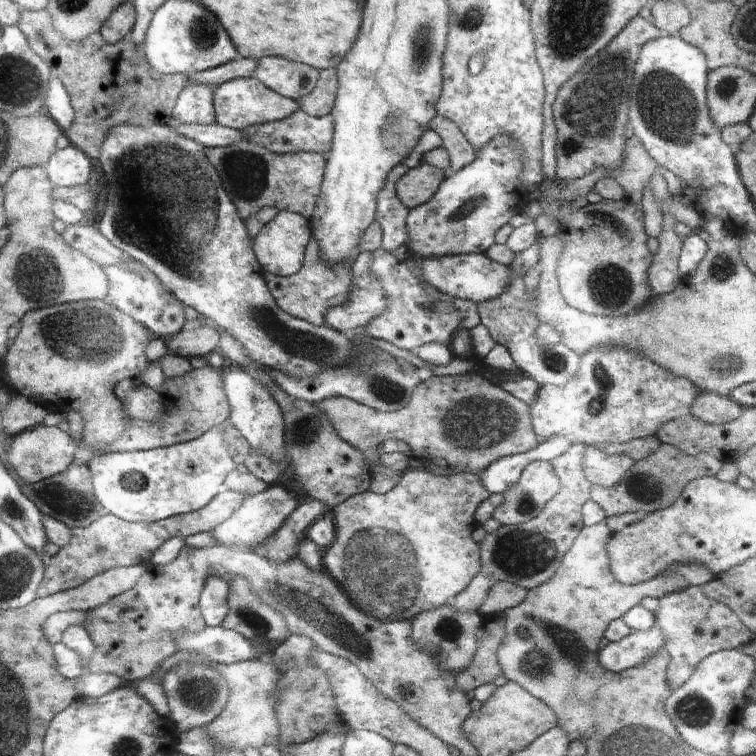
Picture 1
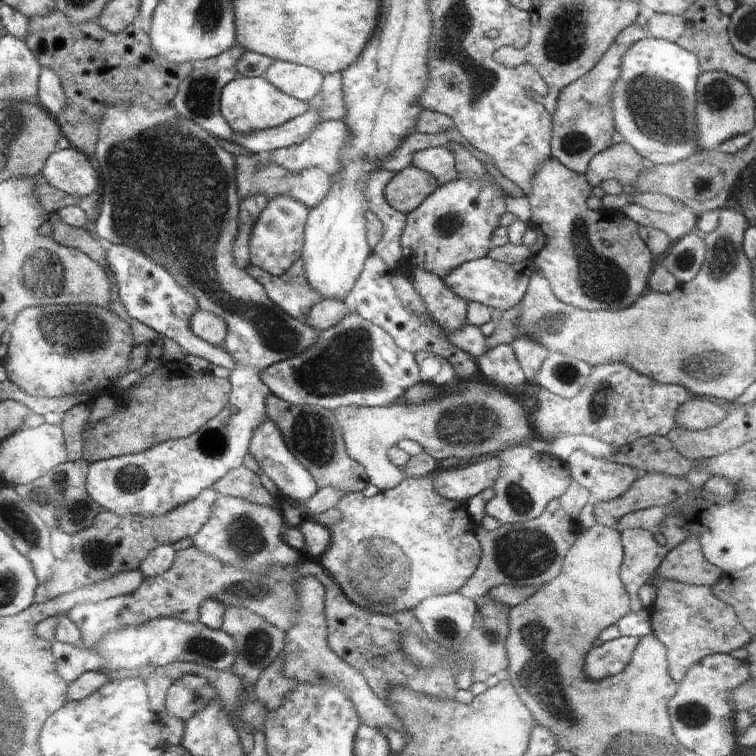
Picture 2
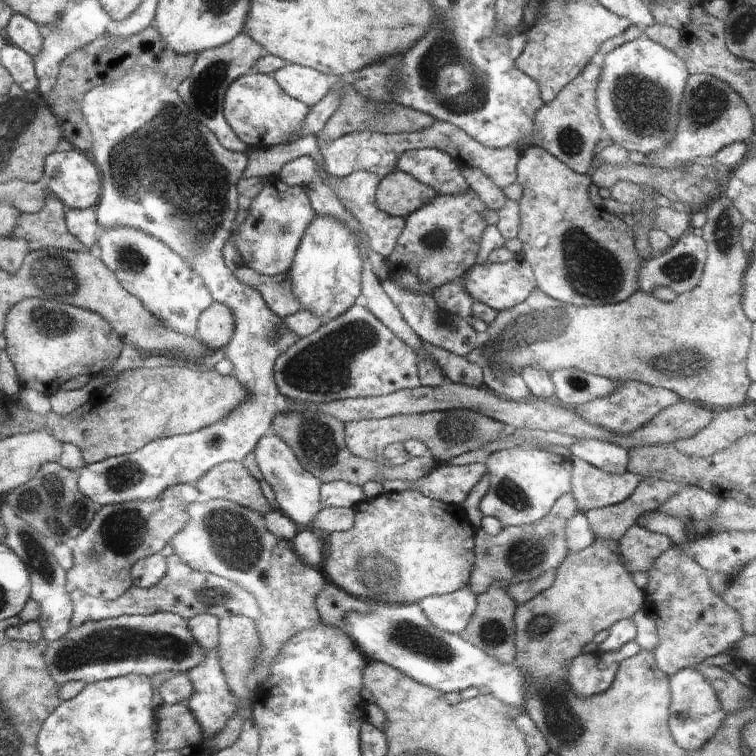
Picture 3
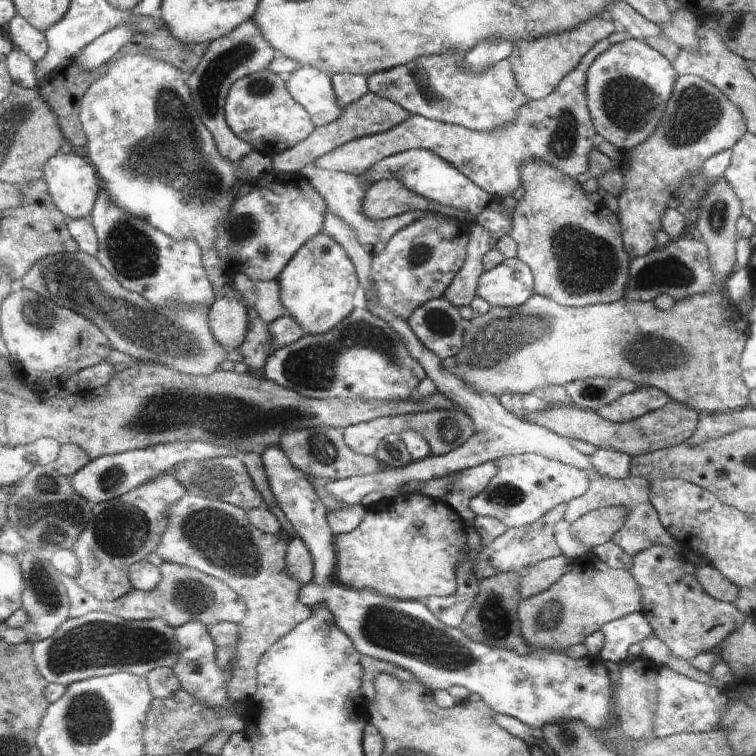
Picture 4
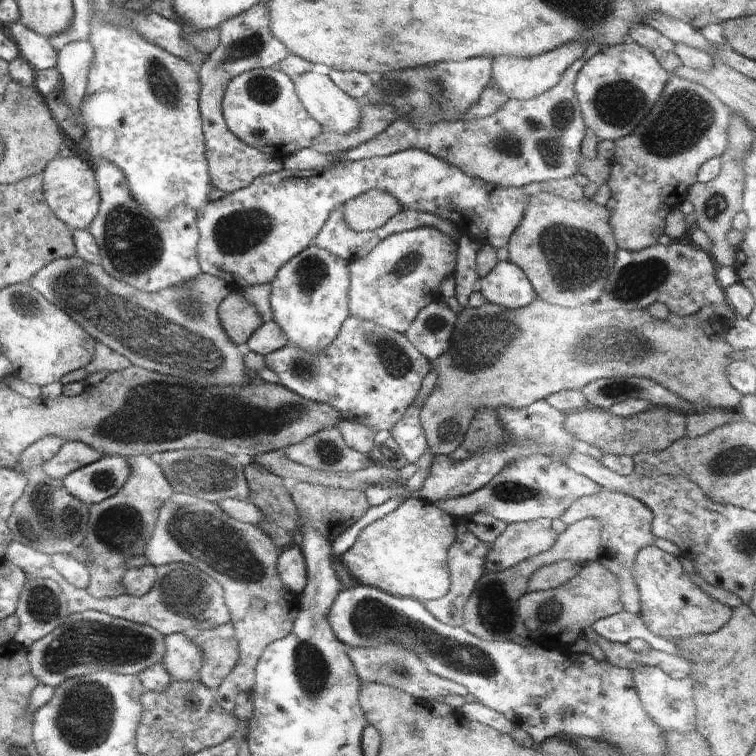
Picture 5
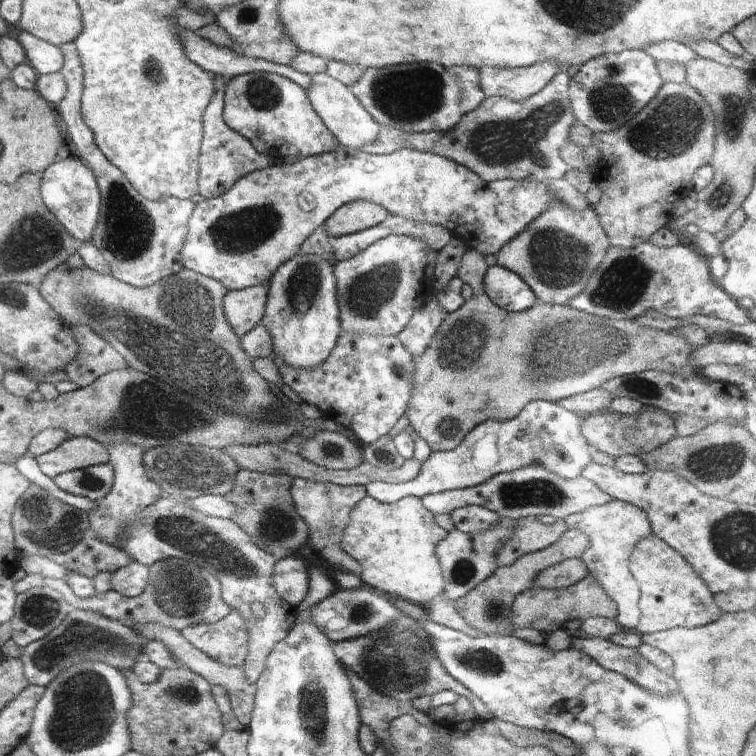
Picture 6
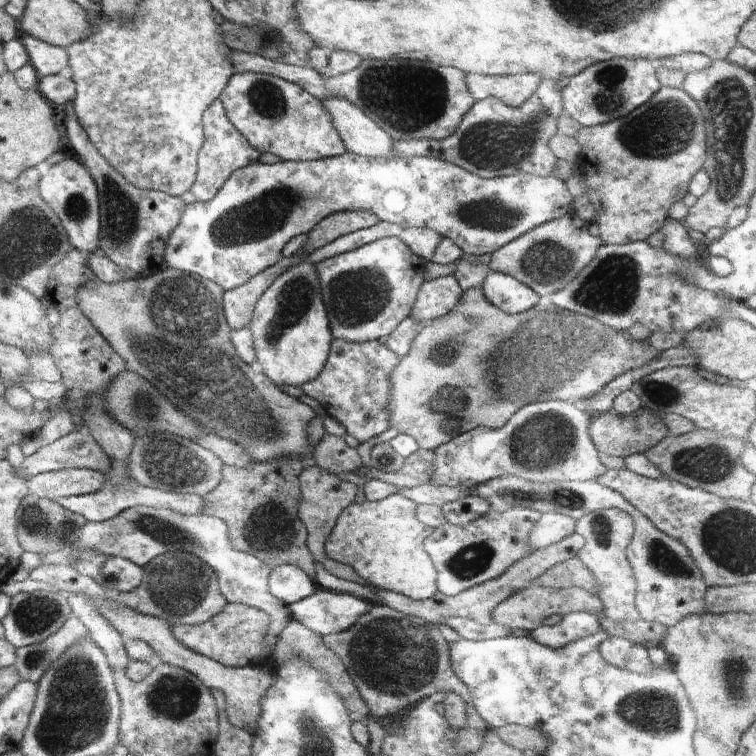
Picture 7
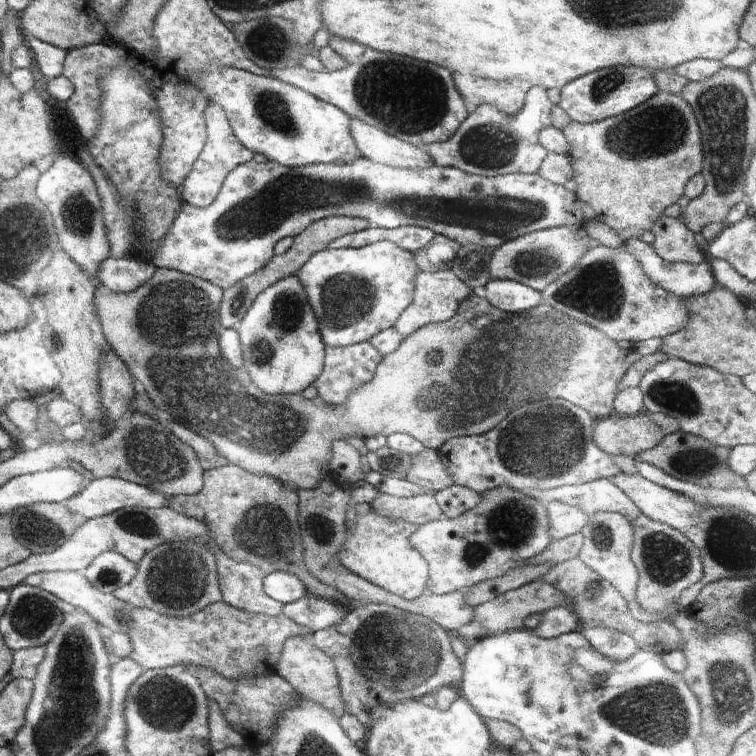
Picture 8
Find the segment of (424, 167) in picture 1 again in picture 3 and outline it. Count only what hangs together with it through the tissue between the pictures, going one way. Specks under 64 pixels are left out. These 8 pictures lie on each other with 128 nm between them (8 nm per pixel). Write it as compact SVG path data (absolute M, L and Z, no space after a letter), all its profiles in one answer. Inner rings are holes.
M398 169L381 177L375 190L380 210L384 210L390 216L404 218L432 202L436 196L436 190Z

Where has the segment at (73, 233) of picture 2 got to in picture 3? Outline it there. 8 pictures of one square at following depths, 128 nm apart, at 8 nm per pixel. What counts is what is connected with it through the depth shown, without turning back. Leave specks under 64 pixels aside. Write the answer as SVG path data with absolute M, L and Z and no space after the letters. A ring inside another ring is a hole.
M52 196L46 198L46 206L40 212L20 214L20 224L11 238L26 238L30 250L52 248L82 252L85 248L64 228L60 202Z

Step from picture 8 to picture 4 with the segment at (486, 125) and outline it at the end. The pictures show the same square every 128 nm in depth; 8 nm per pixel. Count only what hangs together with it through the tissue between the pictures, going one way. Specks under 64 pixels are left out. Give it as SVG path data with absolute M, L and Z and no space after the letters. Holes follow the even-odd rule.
M598 42L592 46L592 50L588 50L578 66L560 80L552 94L538 101L530 99L518 110L516 119L505 126L492 131L474 131L461 125L410 114L401 124L384 133L352 140L332 150L332 153L316 158L313 166L328 171L364 175L374 163L385 157L409 149L423 149L448 162L481 190L503 200L512 197L521 186L520 168L527 159L539 159L576 180L577 176L588 170L588 156L595 148L592 138L597 134L590 124L584 102L584 72L606 48L608 42Z

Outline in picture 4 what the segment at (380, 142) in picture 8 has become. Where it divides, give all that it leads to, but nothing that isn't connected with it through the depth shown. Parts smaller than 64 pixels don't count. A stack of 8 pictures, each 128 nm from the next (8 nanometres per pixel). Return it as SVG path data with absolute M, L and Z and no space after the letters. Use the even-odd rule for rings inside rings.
M298 68L285 82L288 93L294 101L297 101L308 113L312 125L322 127L331 124L340 117L342 108L335 98L335 91L330 82L330 78L316 70L316 68Z

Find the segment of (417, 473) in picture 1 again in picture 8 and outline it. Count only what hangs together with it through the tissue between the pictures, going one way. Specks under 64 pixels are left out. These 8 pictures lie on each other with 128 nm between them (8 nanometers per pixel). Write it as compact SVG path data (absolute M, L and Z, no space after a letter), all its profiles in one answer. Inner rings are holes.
M371 510L357 517L356 534L350 534L346 546L340 552L340 563L358 577L400 596L400 598L418 598L428 580L427 563L409 544L409 537L417 526L403 522L402 519L383 518Z

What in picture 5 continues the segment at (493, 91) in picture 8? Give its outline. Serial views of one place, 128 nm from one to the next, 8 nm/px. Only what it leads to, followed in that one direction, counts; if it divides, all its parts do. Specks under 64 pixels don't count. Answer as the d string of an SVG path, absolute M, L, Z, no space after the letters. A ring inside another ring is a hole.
M572 44L532 58L496 58L492 60L492 84L498 88L498 92L506 94L510 99L528 100L540 96L542 92L556 86L556 82L560 82L564 70L584 54L584 48L586 46Z

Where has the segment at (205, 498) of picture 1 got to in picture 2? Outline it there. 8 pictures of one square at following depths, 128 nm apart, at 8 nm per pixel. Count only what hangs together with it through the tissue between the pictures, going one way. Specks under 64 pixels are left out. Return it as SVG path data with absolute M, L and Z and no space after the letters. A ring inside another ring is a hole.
M170 100L169 103L164 103L162 105L166 107L166 110L157 110L154 109L148 110L144 108L142 104L134 104L134 106L124 106L123 103L110 103L106 106L104 116L100 120L100 132L98 132L98 142L96 142L96 150L93 150L92 156L94 157L94 162L98 162L98 170L100 170L100 180L102 180L102 204L100 204L100 214L94 222L94 230L96 234L104 240L112 240L112 242L120 242L120 244L127 244L136 248L140 246L140 250L144 250L144 254L152 254L154 258L158 258L158 262L162 262L162 266L172 274L172 278L184 288L188 290L196 300L198 300L198 308L204 310L204 312L212 312L216 316L220 316L224 322L226 322L226 336L223 342L223 350L227 351L234 360L236 360L236 366L228 376L228 380L231 384L231 391L228 404L224 406L222 412L218 416L214 416L212 420L208 420L202 428L196 430L188 437L179 438L176 440L165 440L160 442L160 444L154 444L152 448L148 448L146 452L129 454L117 456L116 458L100 459L100 462L94 462L92 464L92 474L88 474L88 494L92 494L92 500L96 504L100 504L102 509L112 510L116 514L164 514L172 508L176 508L178 504L186 504L190 500L194 500L202 490L211 489L214 486L214 482L218 482L220 478L224 478L230 470L234 470L243 466L244 456L249 453L250 438L252 438L252 430L256 430L264 418L266 418L266 396L271 394L268 390L268 386L262 382L260 378L260 372L264 368L268 368L270 365L276 364L281 360L286 360L290 356L296 356L300 354L302 350L306 350L314 340L316 336L320 334L320 331L306 326L303 321L296 318L292 318L284 312L279 306L274 306L274 302L268 298L264 286L258 280L254 280L248 272L247 268L242 268L237 265L237 261L234 258L233 249L236 238L238 236L238 207L240 206L241 200L238 198L238 189L236 188L236 158L232 153L229 153L227 150L224 150L224 147L219 143L220 140L215 136L208 134L206 130L198 128L195 123L186 118L182 118L178 112L176 112L176 107L173 105Z

